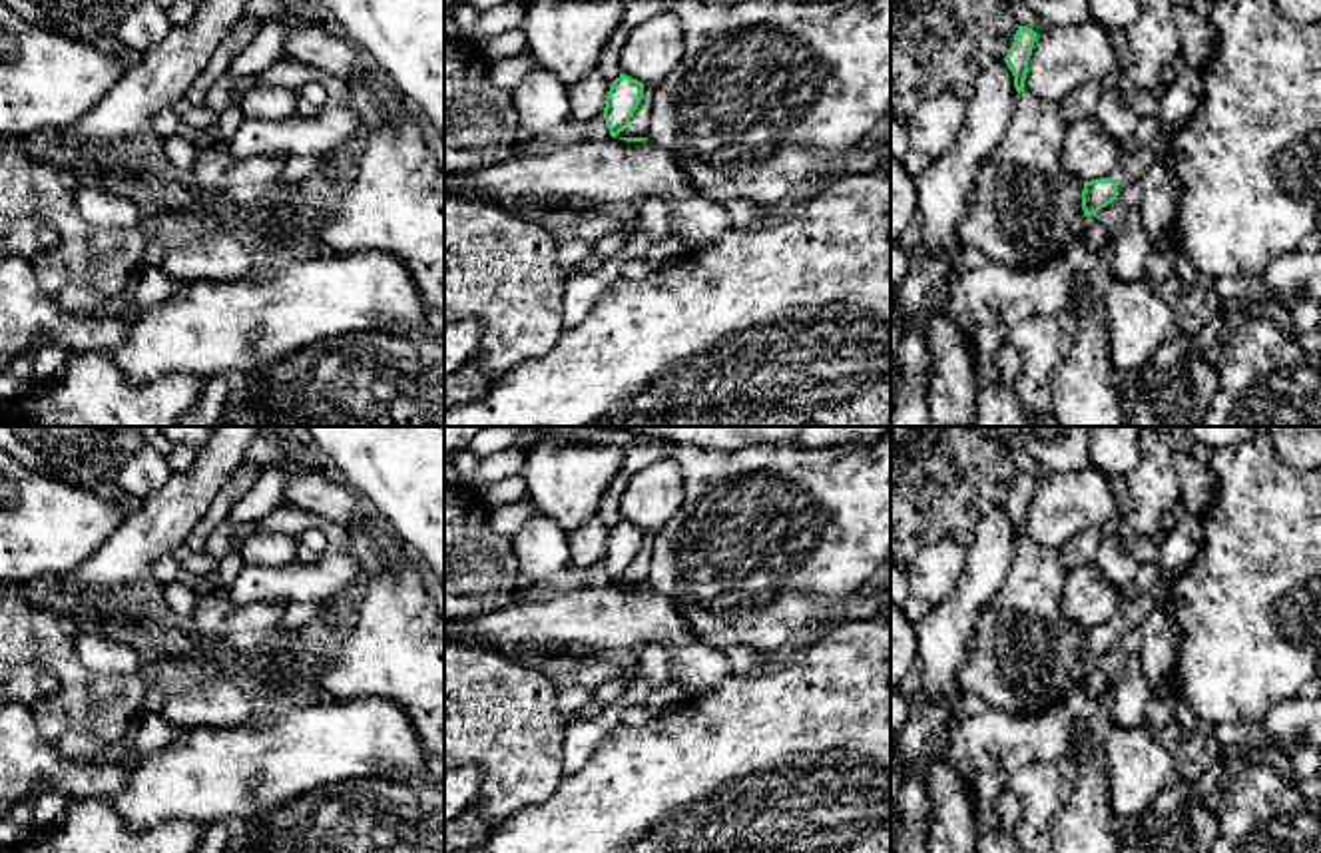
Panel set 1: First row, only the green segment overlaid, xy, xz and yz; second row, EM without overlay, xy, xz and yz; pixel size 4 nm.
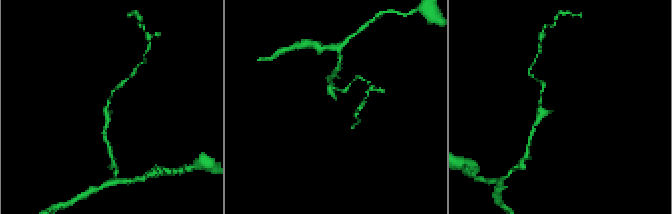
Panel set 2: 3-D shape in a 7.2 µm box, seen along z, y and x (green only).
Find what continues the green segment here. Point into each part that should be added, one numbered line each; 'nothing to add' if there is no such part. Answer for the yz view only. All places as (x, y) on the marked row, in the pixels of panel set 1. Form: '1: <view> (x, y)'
1: yz (1140, 158)

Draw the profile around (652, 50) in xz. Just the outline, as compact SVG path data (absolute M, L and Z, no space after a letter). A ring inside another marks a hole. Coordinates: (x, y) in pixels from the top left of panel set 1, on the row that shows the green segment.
M663 10L628 34L620 54L622 74L644 86L660 86L677 66L685 52L685 32L681 20Z

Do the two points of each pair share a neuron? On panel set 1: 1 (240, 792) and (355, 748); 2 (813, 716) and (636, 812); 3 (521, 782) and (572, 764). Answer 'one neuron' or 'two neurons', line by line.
1: one neuron
2: one neuron
3: two neurons

